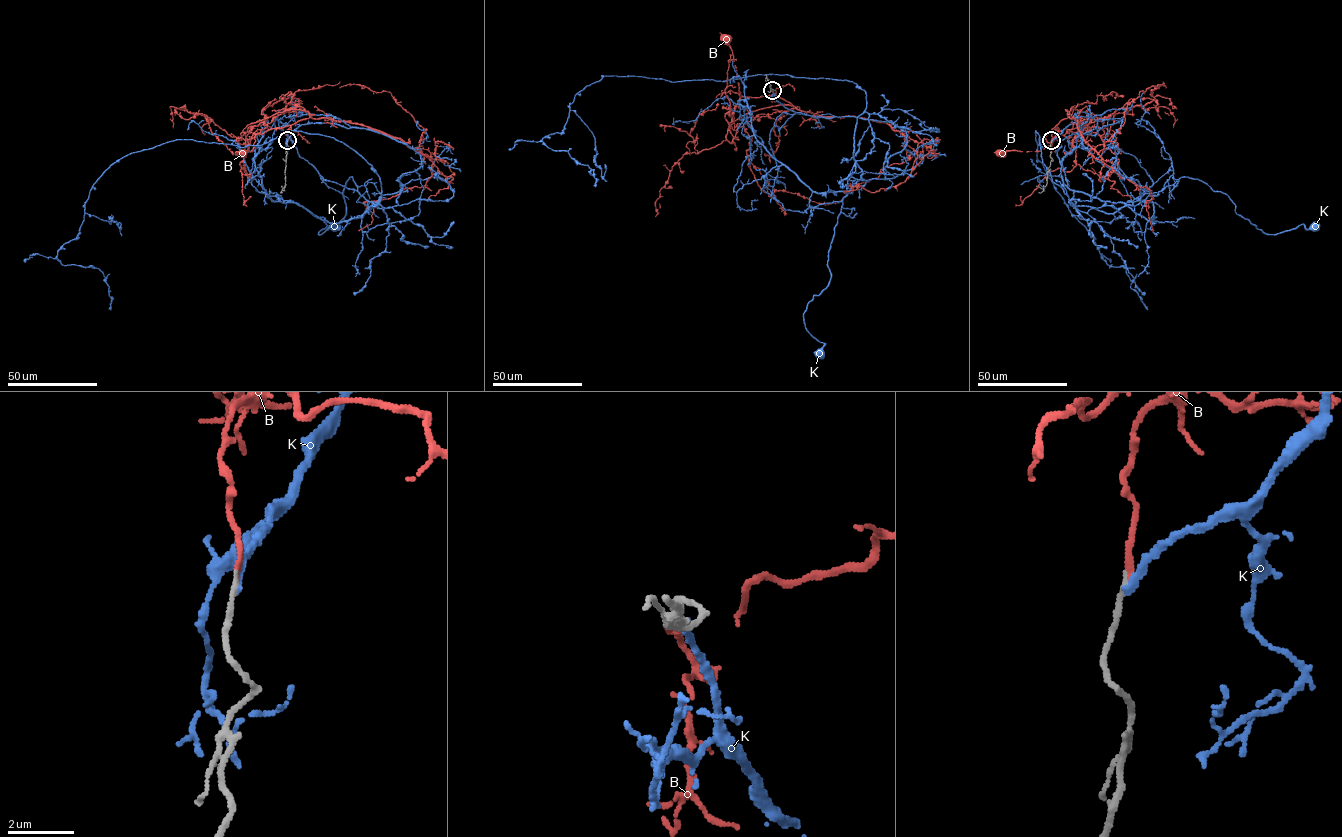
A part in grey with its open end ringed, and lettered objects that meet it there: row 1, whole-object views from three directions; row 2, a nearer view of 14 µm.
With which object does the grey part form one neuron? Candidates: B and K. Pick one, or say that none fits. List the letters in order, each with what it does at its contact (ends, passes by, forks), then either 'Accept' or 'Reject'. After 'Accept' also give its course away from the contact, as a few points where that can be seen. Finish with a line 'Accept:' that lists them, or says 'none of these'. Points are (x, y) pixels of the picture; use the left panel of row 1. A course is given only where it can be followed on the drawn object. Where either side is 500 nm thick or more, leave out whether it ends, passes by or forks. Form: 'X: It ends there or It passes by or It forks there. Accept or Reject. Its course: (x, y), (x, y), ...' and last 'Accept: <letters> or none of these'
B: It ends there. Accept. Its course: (288, 141), (290, 125), (257, 134), (252, 151), (241, 152)
K: It ends there. Reject
Accept: B

